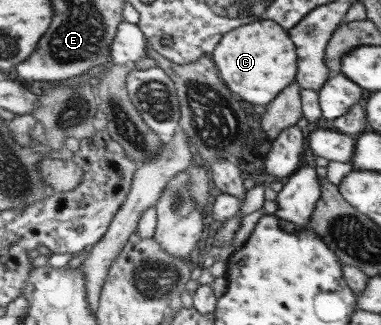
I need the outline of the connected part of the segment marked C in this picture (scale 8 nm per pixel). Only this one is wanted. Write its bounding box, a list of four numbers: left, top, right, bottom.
[210,19,297,106]

